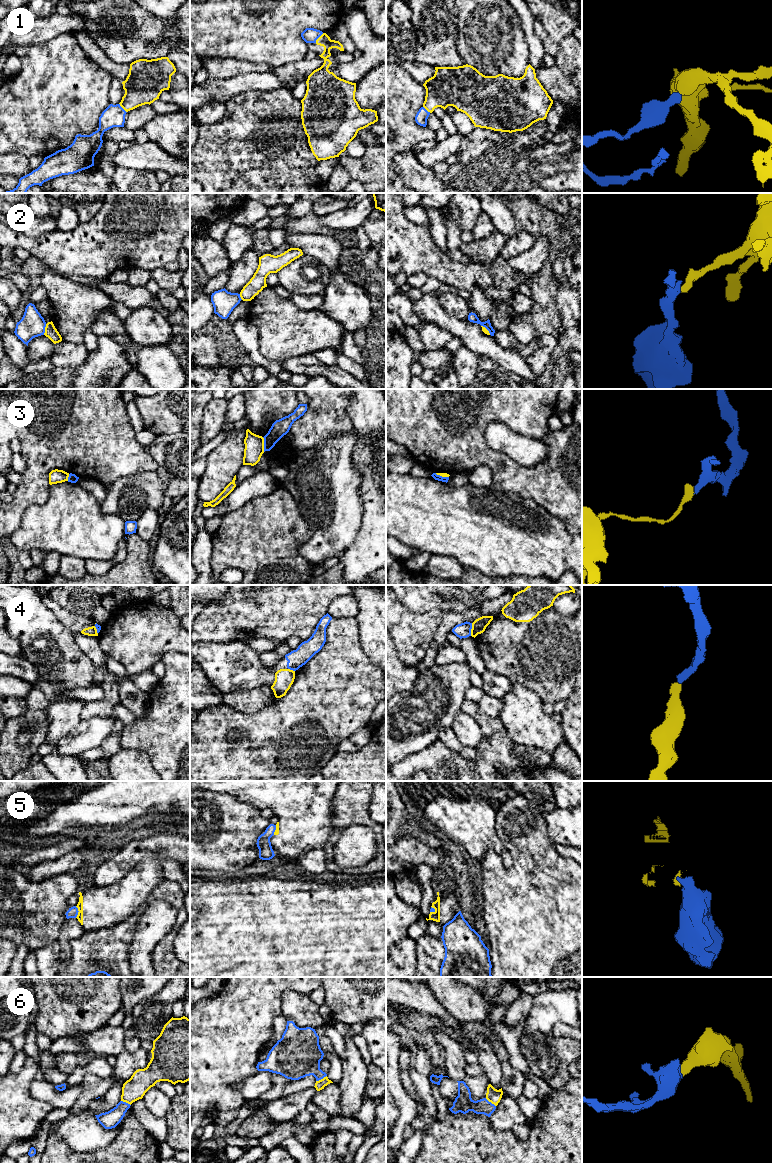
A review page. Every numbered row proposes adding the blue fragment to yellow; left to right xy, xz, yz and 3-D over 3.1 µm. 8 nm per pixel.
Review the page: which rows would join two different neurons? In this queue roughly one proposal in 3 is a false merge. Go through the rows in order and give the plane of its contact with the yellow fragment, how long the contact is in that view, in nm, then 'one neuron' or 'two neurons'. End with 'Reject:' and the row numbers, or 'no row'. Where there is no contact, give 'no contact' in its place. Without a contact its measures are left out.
1: xz | 100 nm | one neuron
2: xy | 90 nm | two neurons
3: xz | 120 nm | two neurons
4: yz | 110 nm | one neuron
5: xy | 100 nm | two neurons
6: xz | 100 nm | one neuron
Reject: 2, 3, 5

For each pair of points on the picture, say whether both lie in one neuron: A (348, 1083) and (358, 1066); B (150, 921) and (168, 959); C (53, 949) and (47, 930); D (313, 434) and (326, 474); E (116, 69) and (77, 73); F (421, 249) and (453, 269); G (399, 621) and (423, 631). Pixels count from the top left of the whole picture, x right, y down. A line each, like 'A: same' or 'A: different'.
A: same
B: different
C: different
D: different
E: different
F: same
G: same

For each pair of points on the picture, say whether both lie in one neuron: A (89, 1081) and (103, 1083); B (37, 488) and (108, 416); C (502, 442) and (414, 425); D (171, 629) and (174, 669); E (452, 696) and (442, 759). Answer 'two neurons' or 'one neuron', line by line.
A: one neuron
B: one neuron
C: two neurons
D: two neurons
E: two neurons

